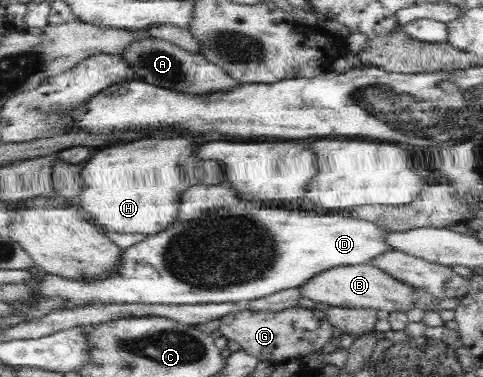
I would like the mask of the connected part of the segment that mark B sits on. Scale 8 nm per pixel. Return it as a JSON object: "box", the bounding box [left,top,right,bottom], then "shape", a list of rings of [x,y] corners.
{"box":[297,263,441,312],"shape":[[[370,263],[327,269],[311,277],[306,284],[299,285],[297,290],[302,299],[311,299],[316,304],[323,303],[330,307],[386,309],[389,312],[407,312],[414,307],[436,312],[441,309],[440,300],[436,299],[436,296],[424,290],[415,289],[406,282],[400,282]]]}

